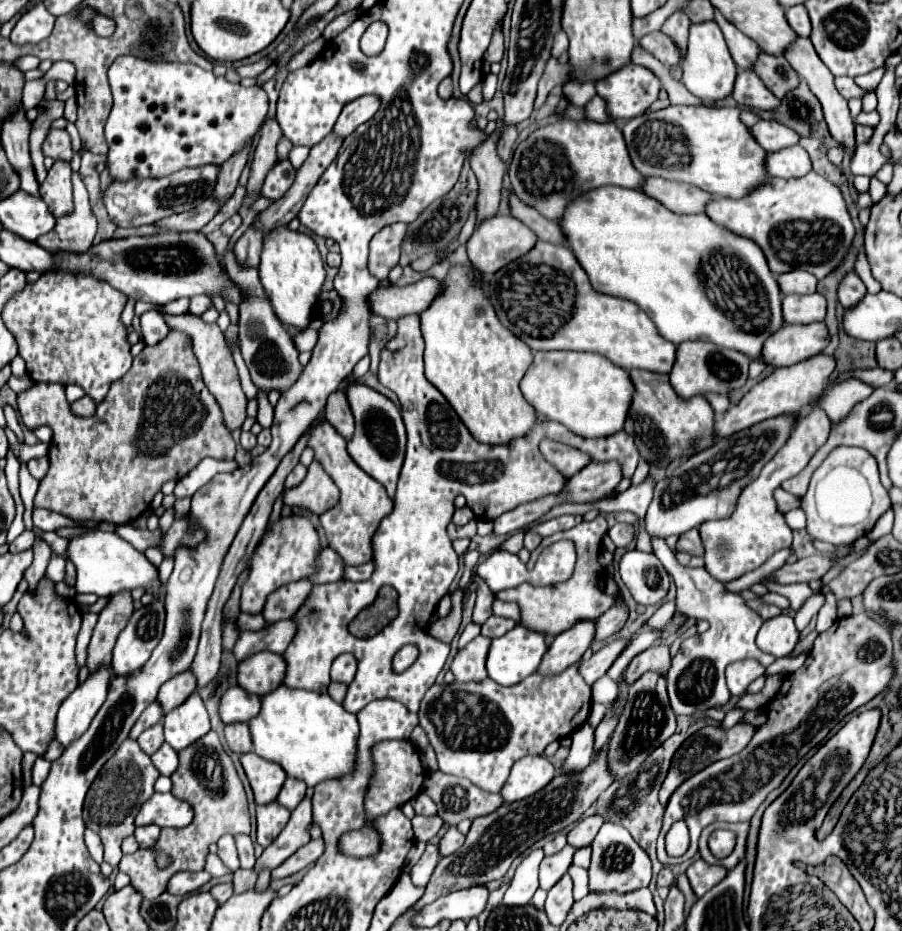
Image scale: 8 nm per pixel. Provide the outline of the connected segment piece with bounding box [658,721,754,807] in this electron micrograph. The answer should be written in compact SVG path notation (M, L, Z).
M740 721L740 723L736 723L730 729L724 729L722 725L706 725L704 729L700 729L692 737L688 737L688 741L684 741L684 745L680 745L680 749L674 753L670 771L668 771L666 779L664 779L662 789L660 789L658 797L660 797L662 807L666 807L668 797L682 785L682 781L686 781L688 777L692 777L694 773L698 773L700 769L712 765L718 759L726 759L726 757L732 757L732 755L740 753L748 745L748 741L752 739L752 735L754 735L754 725L750 725L746 721Z

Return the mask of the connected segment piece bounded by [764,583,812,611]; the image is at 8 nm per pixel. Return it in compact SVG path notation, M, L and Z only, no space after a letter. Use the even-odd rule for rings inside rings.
M764 583L770 591L774 591L774 593L780 593L780 595L784 595L788 601L790 601L790 607L796 611L796 609L800 609L800 605L804 603L804 599L808 599L810 595L812 595L812 589L810 589L810 585L808 583L796 583L796 585L778 585L778 583Z

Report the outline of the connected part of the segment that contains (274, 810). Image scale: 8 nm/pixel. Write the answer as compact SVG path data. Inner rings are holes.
M272 801L270 805L258 807L256 817L258 817L258 843L262 847L268 847L280 835L280 829L284 829L284 825L288 823L290 811L284 809L278 801Z

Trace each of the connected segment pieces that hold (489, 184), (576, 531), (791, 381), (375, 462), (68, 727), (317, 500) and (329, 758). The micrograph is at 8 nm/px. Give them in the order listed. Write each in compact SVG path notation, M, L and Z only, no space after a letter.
M496 133L488 135L486 143L472 151L470 165L480 183L480 197L476 203L476 225L480 225L480 221L498 213L502 179L508 173L508 163L496 155Z
M599 514L590 523L582 521L580 525L576 525L572 529L568 529L568 531L554 533L554 535L542 539L542 543L532 551L532 557L526 563L526 567L528 569L534 567L534 563L538 559L538 553L546 545L550 545L554 541L560 541L560 539L570 539L570 541L574 541L576 553L578 553L572 577L568 581L564 581L564 583L554 583L554 585L548 585L548 587L534 587L530 583L522 583L522 585L518 585L514 589L500 591L496 597L502 599L502 601L518 603L518 607L520 607L520 625L524 625L524 627L528 627L532 631L544 633L544 635L554 635L556 637L562 631L566 631L572 625L576 625L578 621L594 621L596 617L606 613L616 601L612 595L606 595L598 585L602 581L602 575L604 575L604 567L600 565L598 557L600 557L600 549L602 549L602 539L608 529L605 517Z
M814 355L810 359L804 359L800 363L794 363L790 367L778 367L774 369L766 379L762 379L760 383L756 383L738 405L734 405L732 409L728 409L728 413L716 423L716 437L726 437L732 435L736 431L748 429L760 421L772 419L772 417L780 417L784 413L798 413L802 407L810 405L812 399L816 399L824 387L828 377L832 375L832 371L836 369L836 359L834 355Z
M348 377L348 385L344 393L348 397L350 409L356 419L356 431L348 441L348 453L358 467L362 467L376 481L380 481L386 487L386 493L394 497L396 481L398 481L402 461L404 461L404 451L406 451L406 429L404 429L400 409L386 395L378 393L376 389L364 383L358 383L354 377Z
M110 667L98 669L94 675L90 675L78 689L74 689L72 695L60 705L58 717L56 717L56 741L66 749L76 737L82 737L88 729L90 721L94 719L96 711L106 699L108 683L114 677L114 671Z
M316 461L308 467L308 475L298 487L284 491L284 505L302 507L316 515L336 505L336 501L338 501L338 489Z
M280 687L262 697L262 711L248 723L254 751L278 763L288 777L304 781L308 787L318 781L340 779L354 773L356 741L360 727L356 715L342 709L328 693Z

